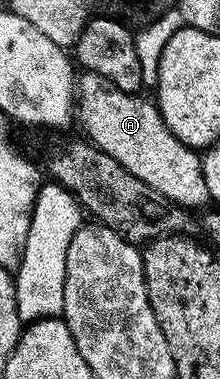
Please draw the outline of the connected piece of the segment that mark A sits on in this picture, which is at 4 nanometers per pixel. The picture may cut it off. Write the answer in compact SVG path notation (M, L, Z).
M84 72L81 77L74 88L74 116L78 124L80 120L80 128L85 132L81 133L97 148L110 154L114 162L130 170L134 178L146 182L146 186L150 186L157 197L176 206L188 206L192 200L192 188L198 190L204 188L201 153L197 149L188 148L178 138L174 138L174 134L164 125L164 120L160 117L159 108L151 99L143 100L143 95L120 92L92 72Z

